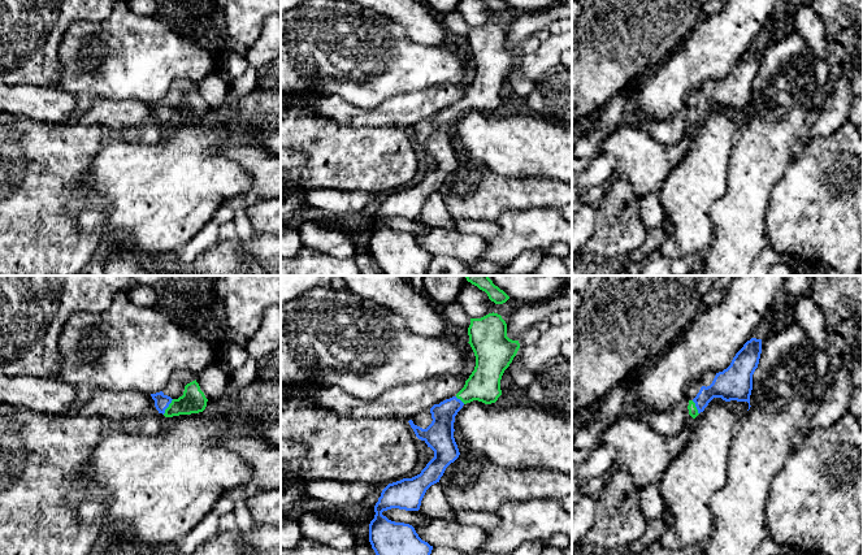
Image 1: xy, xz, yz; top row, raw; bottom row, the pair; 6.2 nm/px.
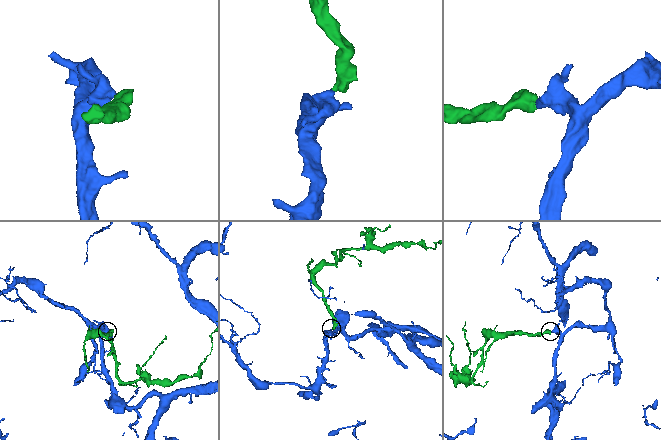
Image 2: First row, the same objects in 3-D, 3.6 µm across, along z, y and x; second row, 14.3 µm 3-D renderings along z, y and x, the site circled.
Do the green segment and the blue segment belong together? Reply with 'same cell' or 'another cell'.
same cell

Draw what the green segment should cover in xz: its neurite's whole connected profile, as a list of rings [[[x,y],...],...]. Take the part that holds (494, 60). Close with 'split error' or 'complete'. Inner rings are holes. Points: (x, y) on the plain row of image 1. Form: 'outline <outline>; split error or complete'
outline [[[489,22],[481,27],[470,27],[468,36],[469,53],[476,65],[476,75],[469,87],[465,90],[464,96],[452,107],[434,113],[430,117],[432,133],[422,138],[409,129],[416,146],[424,149],[428,156],[434,160],[434,166],[426,173],[420,183],[412,187],[403,187],[400,190],[389,192],[381,201],[378,211],[374,214],[374,227],[369,233],[369,251],[380,270],[385,276],[428,276],[428,268],[432,263],[433,255],[422,250],[416,242],[415,237],[409,233],[395,231],[382,224],[383,220],[399,217],[406,220],[419,220],[421,209],[426,199],[439,191],[446,177],[454,172],[460,161],[454,147],[455,125],[464,113],[473,109],[491,113],[502,104],[500,88],[504,79],[509,75],[516,65],[520,52],[507,45],[507,32],[498,22]]]; split error

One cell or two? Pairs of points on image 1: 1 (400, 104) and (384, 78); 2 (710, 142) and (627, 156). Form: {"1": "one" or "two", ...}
{"1": "two", "2": "two"}

